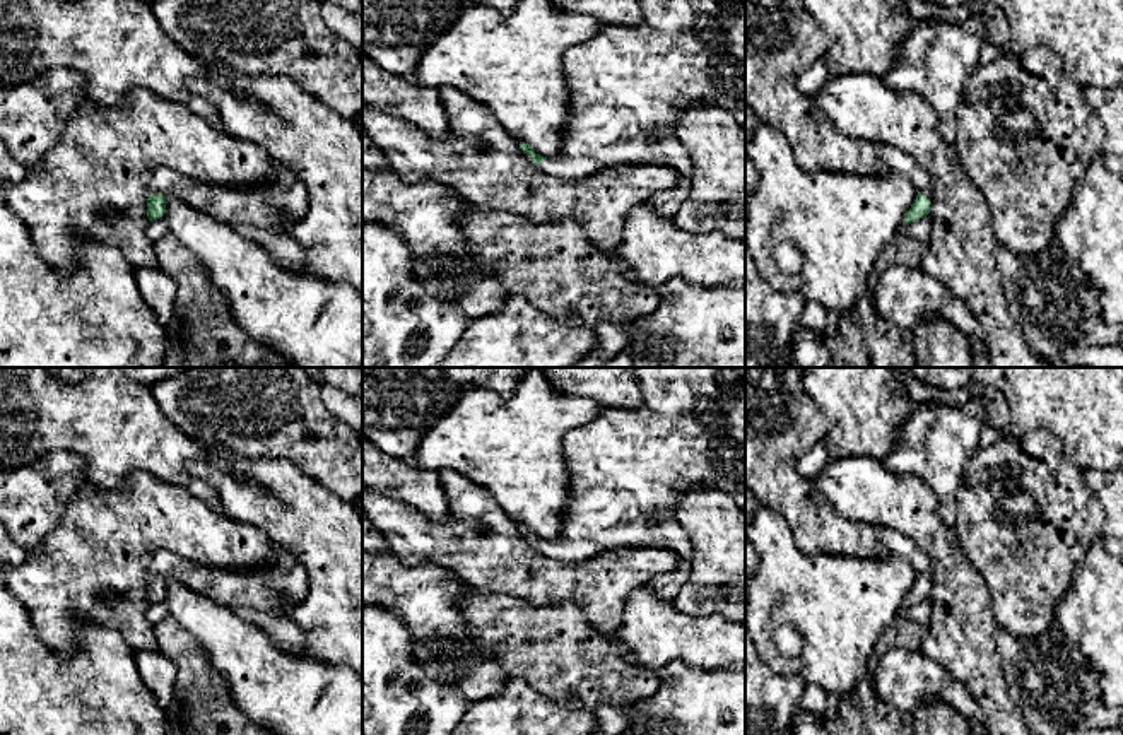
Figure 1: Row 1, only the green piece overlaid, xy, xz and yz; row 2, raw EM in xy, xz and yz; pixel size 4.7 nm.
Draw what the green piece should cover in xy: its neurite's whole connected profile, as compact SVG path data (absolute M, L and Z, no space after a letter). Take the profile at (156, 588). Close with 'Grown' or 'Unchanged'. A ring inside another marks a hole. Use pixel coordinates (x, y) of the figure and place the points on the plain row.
M157 550L149 564L147 600L150 605L166 597L166 586L176 583L229 609L248 607L270 615L289 615L308 593L308 574L287 554L277 554L272 564L256 569L222 569L190 562L171 550Z. Grown

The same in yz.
M745 368L745 489L761 506L778 511L786 520L797 545L805 554L904 557L916 574L904 607L926 600L932 588L928 557L906 535L892 528L844 518L822 496L815 482L798 472L798 458L824 438L826 420L805 393L797 368Z. Grown

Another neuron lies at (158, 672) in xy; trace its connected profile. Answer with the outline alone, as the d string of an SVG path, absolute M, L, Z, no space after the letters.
M138 650L133 651L137 670L154 694L157 704L168 709L174 697L176 667L171 658L161 651Z

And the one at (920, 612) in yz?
M926 598L923 602L918 602L918 603L911 605L906 610L906 617L904 619L908 622L926 624L930 615L932 615L932 600Z

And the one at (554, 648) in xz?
M458 583L468 638L494 655L508 679L523 679L561 708L632 706L660 689L653 668L629 663L617 641L593 629L579 607L537 607Z

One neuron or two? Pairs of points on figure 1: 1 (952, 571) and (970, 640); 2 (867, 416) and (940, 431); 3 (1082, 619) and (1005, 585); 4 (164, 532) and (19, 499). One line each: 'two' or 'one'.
1: one
2: two
3: two
4: two

